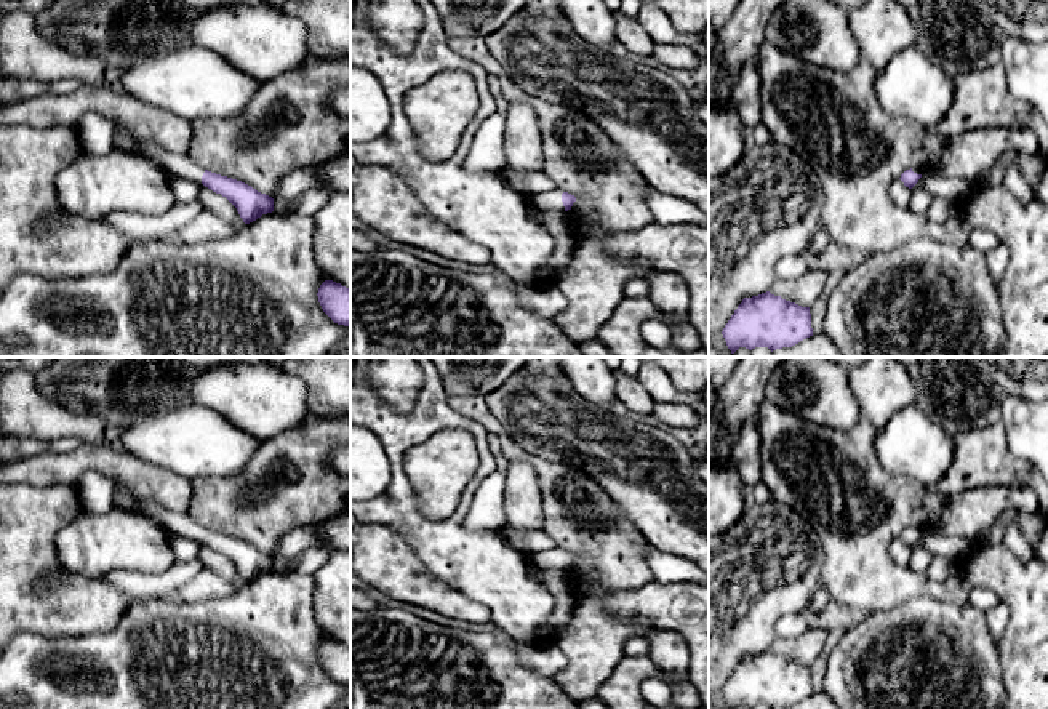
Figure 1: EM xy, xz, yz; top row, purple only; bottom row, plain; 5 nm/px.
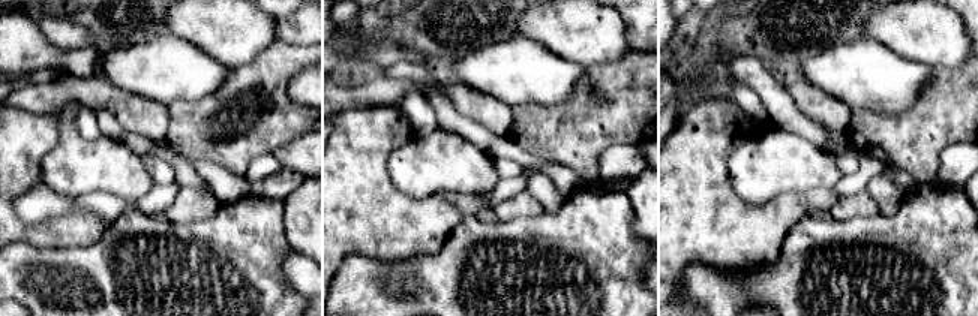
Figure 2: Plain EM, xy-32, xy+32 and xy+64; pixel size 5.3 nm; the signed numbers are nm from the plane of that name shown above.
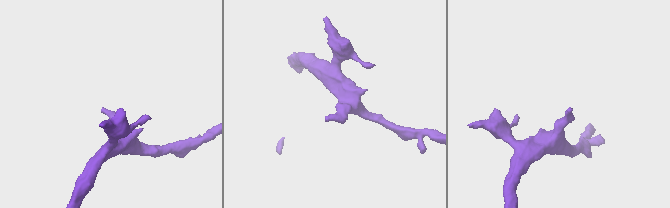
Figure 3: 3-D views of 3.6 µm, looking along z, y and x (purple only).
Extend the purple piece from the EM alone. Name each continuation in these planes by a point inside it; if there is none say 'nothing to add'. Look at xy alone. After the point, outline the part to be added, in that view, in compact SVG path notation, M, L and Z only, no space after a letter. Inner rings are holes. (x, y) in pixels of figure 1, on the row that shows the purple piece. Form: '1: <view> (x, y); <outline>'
1: xy (180, 165); M114 123L114 128L125 133L138 146L139 150L152 155L160 163L162 170L170 176L187 178L197 181L198 184L202 182L205 168L192 162L187 154L170 154L165 149L158 147L157 144L150 144L142 139L138 139L122 123Z

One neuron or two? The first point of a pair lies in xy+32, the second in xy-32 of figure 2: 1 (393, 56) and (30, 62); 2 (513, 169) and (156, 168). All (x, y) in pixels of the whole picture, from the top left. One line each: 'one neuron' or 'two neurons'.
1: one neuron
2: one neuron

